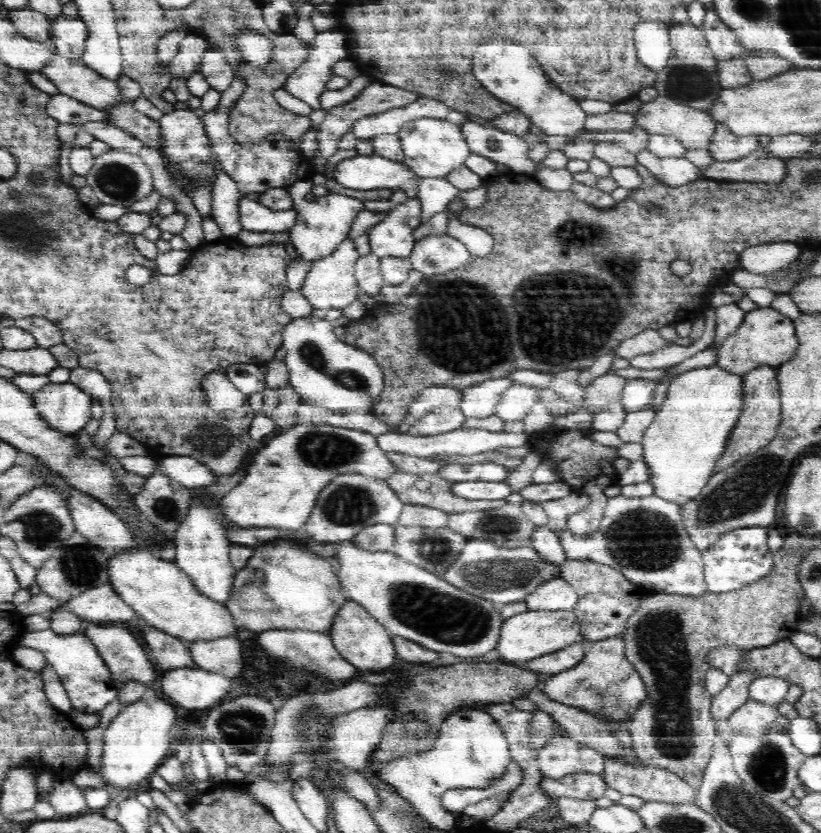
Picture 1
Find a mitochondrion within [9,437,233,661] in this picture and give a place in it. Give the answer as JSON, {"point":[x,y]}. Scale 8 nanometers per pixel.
{"point":[41,527]}

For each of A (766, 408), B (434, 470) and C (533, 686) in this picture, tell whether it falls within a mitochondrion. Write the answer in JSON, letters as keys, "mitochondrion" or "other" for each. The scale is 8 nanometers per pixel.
{"A":"other","B":"other","C":"other"}

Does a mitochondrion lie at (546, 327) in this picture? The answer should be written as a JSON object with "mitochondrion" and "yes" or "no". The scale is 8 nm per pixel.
{"mitochondrion":"yes"}

